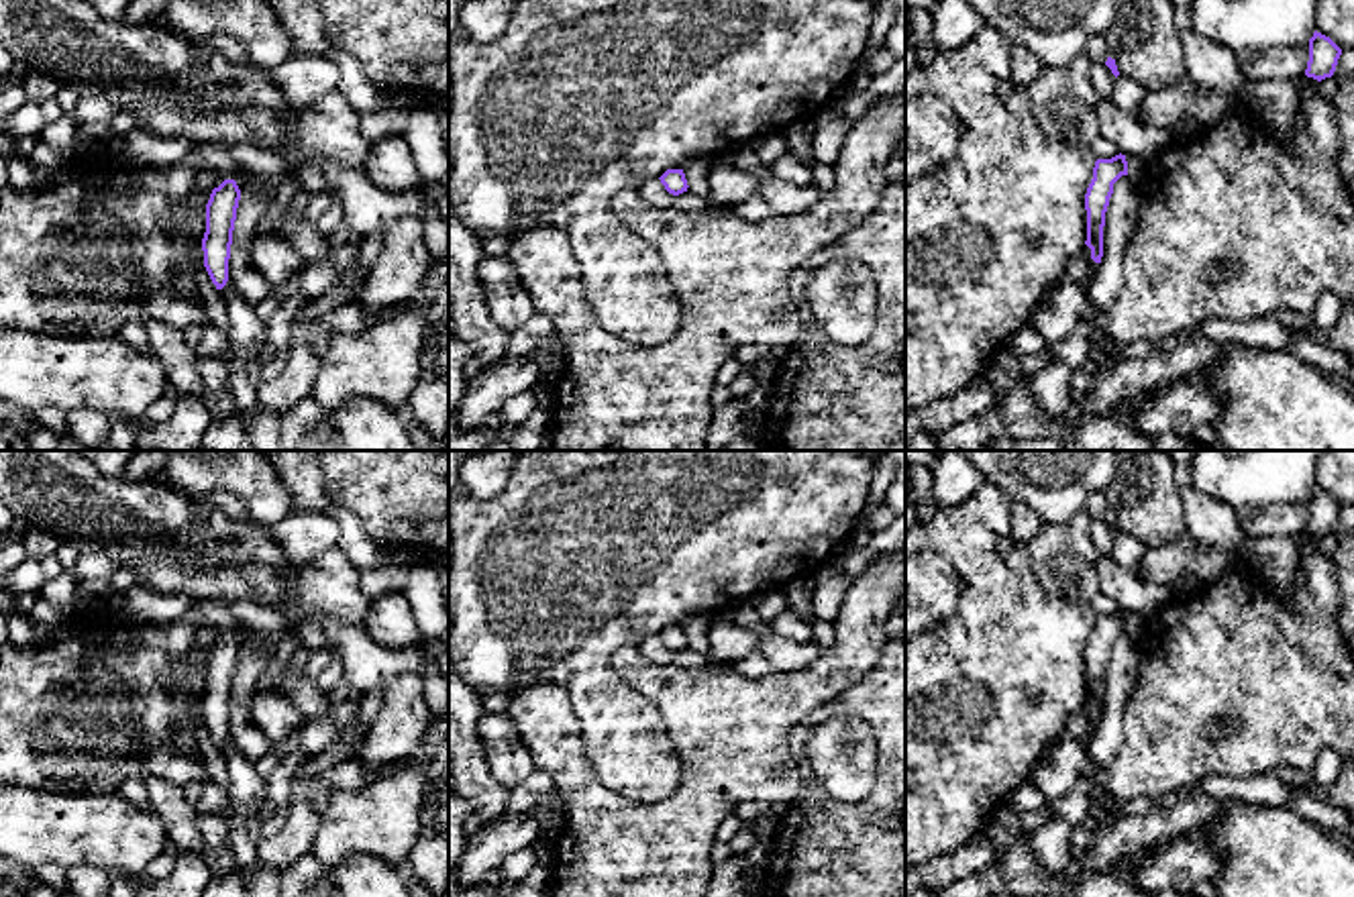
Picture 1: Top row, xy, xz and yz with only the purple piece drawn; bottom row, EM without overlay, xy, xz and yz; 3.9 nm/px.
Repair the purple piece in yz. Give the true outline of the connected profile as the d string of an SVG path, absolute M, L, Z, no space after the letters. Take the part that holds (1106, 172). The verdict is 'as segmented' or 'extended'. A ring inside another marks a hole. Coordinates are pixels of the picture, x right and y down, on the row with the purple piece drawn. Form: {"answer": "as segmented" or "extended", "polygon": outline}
{"answer": "as segmented", "polygon": "M1115 155L1111 159L1097 159L1093 167L1093 179L1085 194L1085 210L1087 210L1087 241L1085 245L1091 249L1091 259L1101 263L1103 257L1103 226L1105 212L1109 206L1109 198L1113 194L1113 183L1128 175L1126 155Z"}

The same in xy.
{"answer": "as segmented", "polygon": "M224 179L212 190L206 204L206 232L202 239L202 251L204 267L216 289L222 289L228 281L228 259L239 200L241 190L237 181Z"}

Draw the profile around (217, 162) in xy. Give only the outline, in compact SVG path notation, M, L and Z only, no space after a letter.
M196 143L190 151L196 159L196 171L208 169L212 173L212 188L218 188L224 179L235 179L241 194L253 181L253 175L237 165L222 149L212 147L208 143Z

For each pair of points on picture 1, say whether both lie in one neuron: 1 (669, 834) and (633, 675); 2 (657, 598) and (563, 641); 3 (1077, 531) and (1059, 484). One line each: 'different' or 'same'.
1: same
2: same
3: different

